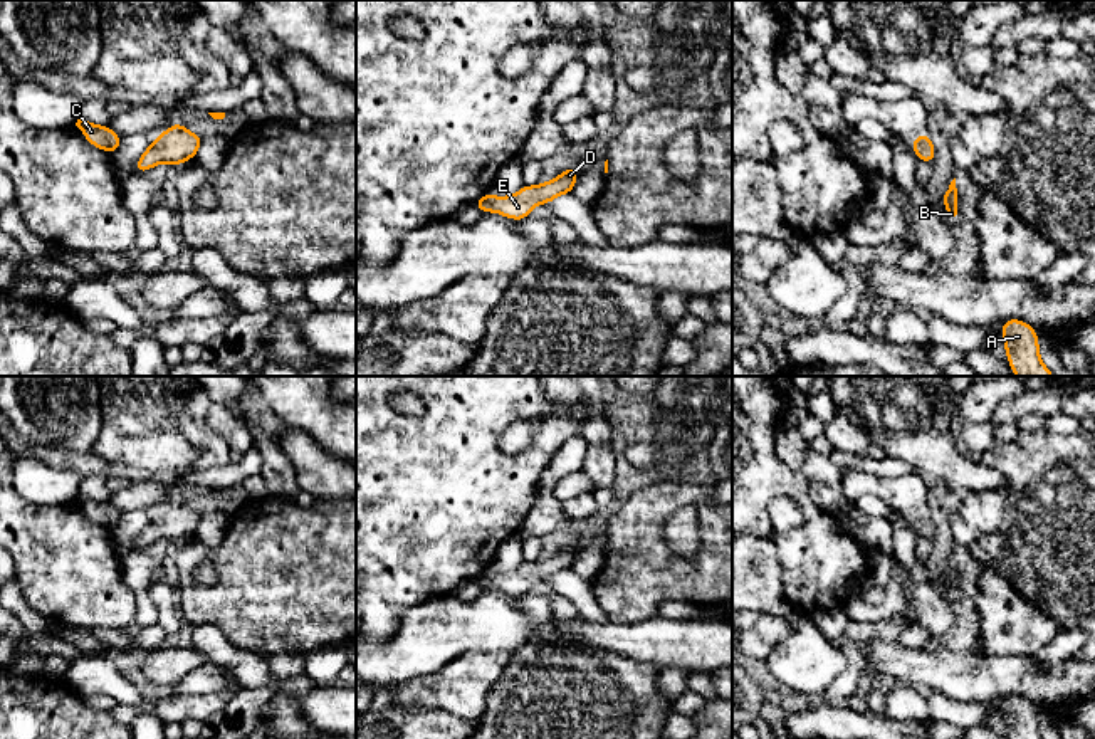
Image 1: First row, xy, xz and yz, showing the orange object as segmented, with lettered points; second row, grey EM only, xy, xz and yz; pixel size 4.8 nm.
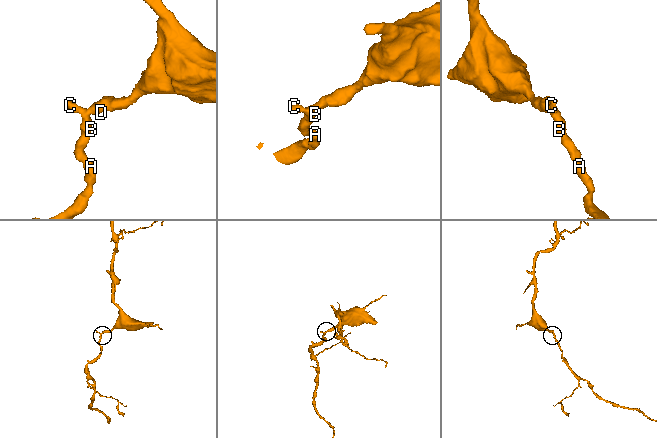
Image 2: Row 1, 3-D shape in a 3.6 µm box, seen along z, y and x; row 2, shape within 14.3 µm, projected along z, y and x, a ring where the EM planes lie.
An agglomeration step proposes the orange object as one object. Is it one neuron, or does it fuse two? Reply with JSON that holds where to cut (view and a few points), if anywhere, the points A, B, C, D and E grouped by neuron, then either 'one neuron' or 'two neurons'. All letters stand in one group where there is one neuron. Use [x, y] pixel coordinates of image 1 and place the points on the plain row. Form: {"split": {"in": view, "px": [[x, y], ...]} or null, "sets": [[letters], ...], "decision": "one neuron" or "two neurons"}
{"split": null, "sets": [["A", "B", "C", "D", "E"]], "decision": "one neuron"}

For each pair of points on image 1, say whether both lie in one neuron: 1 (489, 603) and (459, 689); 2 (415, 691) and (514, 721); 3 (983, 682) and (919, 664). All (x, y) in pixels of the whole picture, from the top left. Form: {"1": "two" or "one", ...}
{"1": "two", "2": "two", "3": "one"}

